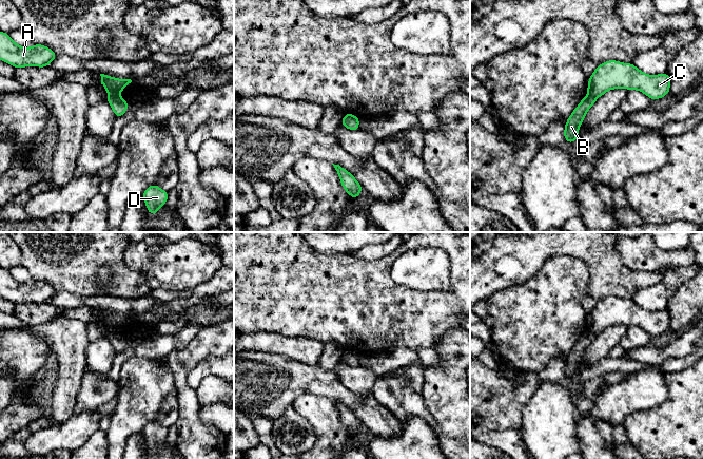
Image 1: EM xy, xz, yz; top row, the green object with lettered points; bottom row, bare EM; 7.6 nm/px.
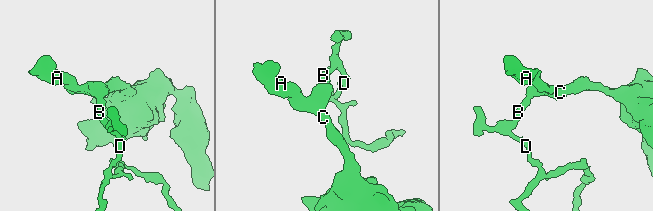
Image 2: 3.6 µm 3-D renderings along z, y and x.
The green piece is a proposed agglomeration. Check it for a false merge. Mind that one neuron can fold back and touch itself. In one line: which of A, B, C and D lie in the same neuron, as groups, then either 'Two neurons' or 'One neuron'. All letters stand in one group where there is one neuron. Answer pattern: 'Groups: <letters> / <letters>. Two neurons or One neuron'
Groups: A B C D. One neuron

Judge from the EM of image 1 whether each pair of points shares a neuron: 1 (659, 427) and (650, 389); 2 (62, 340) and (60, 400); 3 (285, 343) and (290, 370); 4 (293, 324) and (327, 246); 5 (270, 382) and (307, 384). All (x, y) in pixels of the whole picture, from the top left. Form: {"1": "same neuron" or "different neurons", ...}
{"1": "different neurons", "2": "same neuron", "3": "different neurons", "4": "different neurons", "5": "same neuron"}

